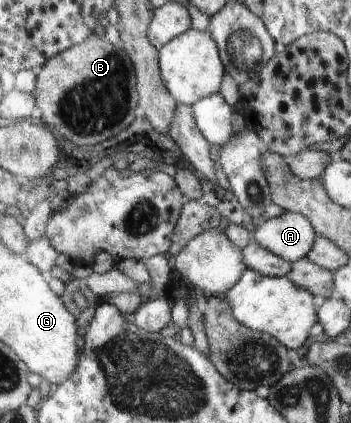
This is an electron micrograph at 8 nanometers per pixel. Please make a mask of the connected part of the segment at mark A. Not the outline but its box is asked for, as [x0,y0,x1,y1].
[250,211,318,263]

